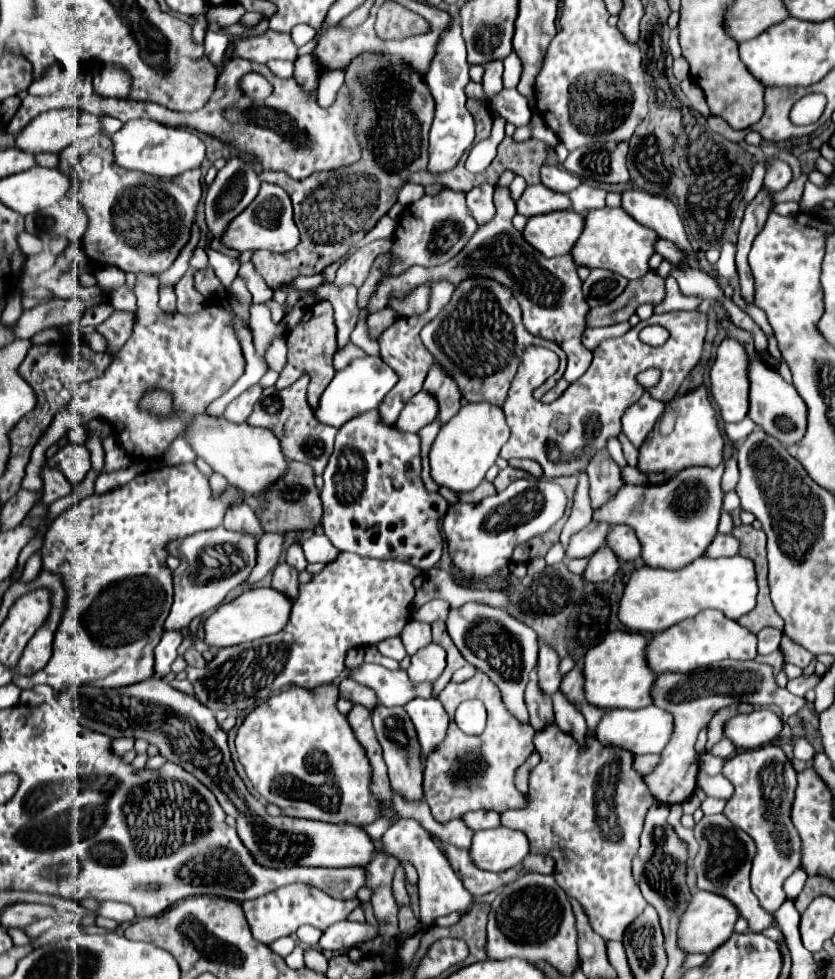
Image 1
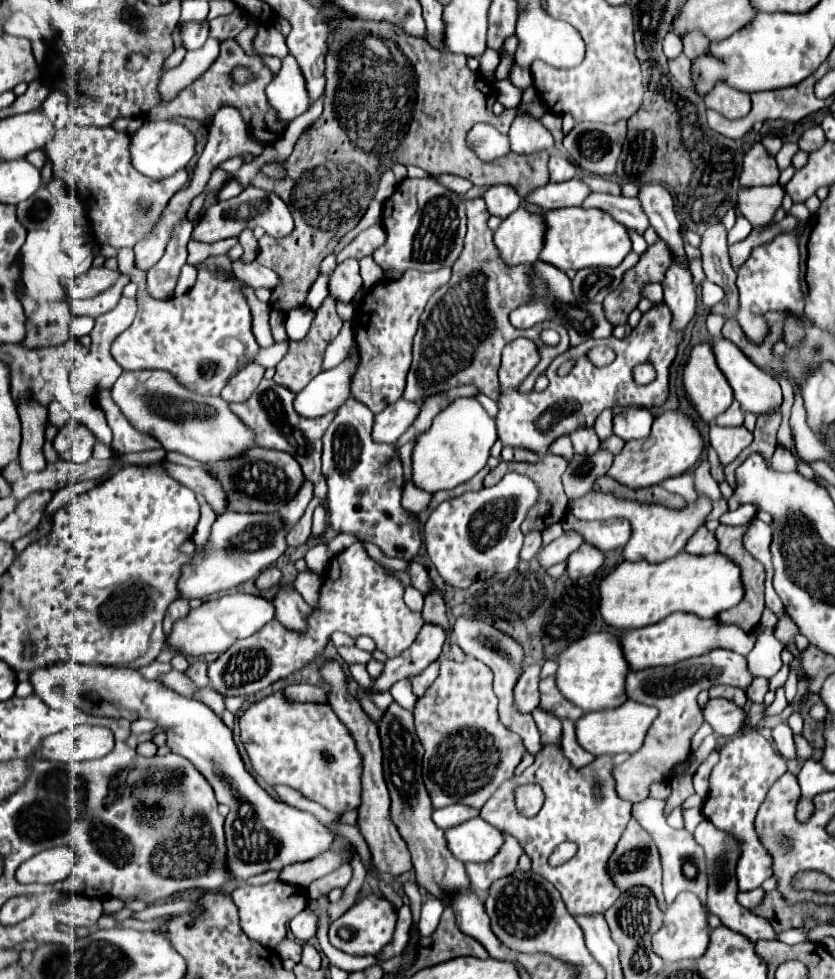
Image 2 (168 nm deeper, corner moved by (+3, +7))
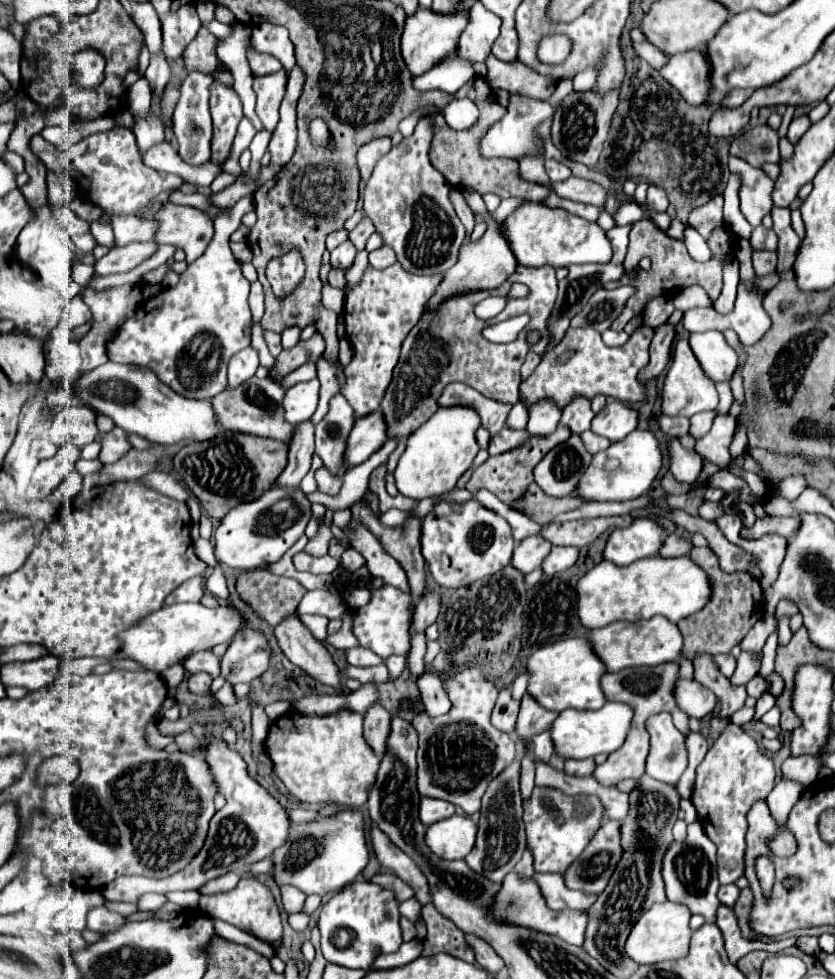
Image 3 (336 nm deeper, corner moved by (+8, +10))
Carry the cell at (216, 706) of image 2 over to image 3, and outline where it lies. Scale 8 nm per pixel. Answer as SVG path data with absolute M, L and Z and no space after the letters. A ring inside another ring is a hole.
M228 682L214 694L214 700L216 700L220 706L232 706L238 702L238 698L234 696L232 686L228 686Z

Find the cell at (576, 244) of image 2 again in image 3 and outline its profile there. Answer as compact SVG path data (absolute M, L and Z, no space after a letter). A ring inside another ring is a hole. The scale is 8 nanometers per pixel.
M526 202L504 220L504 232L510 240L518 264L524 266L548 264L554 268L568 268L572 264L606 264L612 260L612 246L608 242L606 232L598 226L598 222L588 222L576 214L570 214L564 208L550 208L546 204Z

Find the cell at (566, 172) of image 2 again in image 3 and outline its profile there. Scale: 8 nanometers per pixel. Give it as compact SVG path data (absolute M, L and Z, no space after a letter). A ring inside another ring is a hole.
M546 160L546 172L548 172L548 176L550 176L552 182L566 180L572 174L568 166L564 166L562 162L556 162L556 160Z

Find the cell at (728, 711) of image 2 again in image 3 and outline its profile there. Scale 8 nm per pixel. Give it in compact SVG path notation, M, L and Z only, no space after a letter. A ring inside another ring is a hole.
M680 678L676 684L676 690L674 690L674 696L676 696L680 710L696 720L702 720L708 714L712 714L718 704L716 694L712 690L704 688L702 684L698 684L696 680Z

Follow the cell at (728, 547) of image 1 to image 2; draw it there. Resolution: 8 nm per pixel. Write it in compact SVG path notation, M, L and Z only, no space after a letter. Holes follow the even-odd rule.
M701 525L697 529L697 533L691 535L691 539L687 541L683 551L691 553L691 555L709 555L709 553L717 551L717 539L713 537L711 531L707 531L705 525Z

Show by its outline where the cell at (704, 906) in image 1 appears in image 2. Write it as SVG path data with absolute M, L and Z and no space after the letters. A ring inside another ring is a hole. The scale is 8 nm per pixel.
M681 893L677 899L665 909L663 917L663 927L653 933L651 937L651 951L659 955L665 963L675 963L681 959L697 959L705 953L709 945L709 925L707 925L707 915L709 911L701 907L697 897L693 893Z

